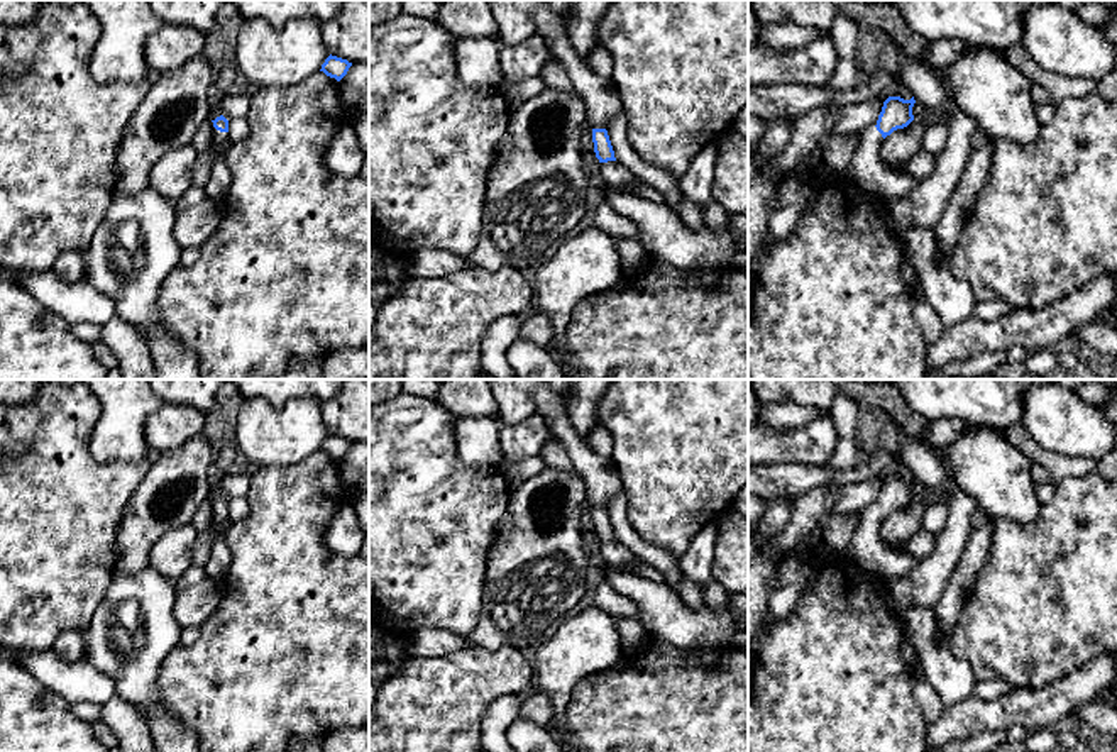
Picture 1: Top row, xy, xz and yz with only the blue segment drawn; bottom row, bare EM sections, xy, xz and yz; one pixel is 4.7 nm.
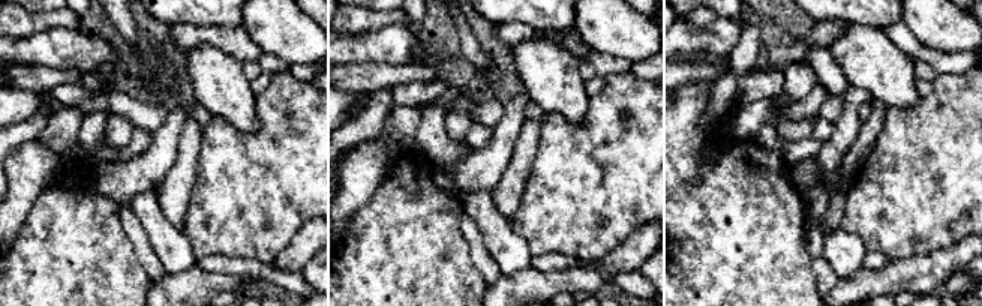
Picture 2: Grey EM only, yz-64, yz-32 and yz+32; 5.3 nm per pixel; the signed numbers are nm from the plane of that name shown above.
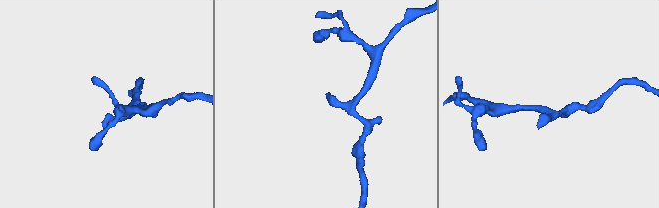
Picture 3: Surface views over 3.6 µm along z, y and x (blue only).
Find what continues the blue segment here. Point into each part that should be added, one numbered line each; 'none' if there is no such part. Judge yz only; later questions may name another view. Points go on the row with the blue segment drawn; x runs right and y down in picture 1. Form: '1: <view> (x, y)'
1: yz (867, 170)

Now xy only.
1: xy (220, 178)

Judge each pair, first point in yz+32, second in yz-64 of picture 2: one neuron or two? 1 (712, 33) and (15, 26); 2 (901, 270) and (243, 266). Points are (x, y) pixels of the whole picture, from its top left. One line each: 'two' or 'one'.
1: two
2: two

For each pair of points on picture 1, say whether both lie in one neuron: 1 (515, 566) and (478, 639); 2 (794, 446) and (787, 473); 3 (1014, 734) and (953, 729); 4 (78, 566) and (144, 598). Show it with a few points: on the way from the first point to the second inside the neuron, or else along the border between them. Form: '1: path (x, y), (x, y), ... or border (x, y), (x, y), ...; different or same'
1: path (515, 585), (515, 602), (496, 620); same
2: border (765, 463), (803, 463), (825, 468); different
3: border (1006, 729), (1023, 725), (1029, 730); different
4: border (114, 569), (112, 581), (92, 617); different

